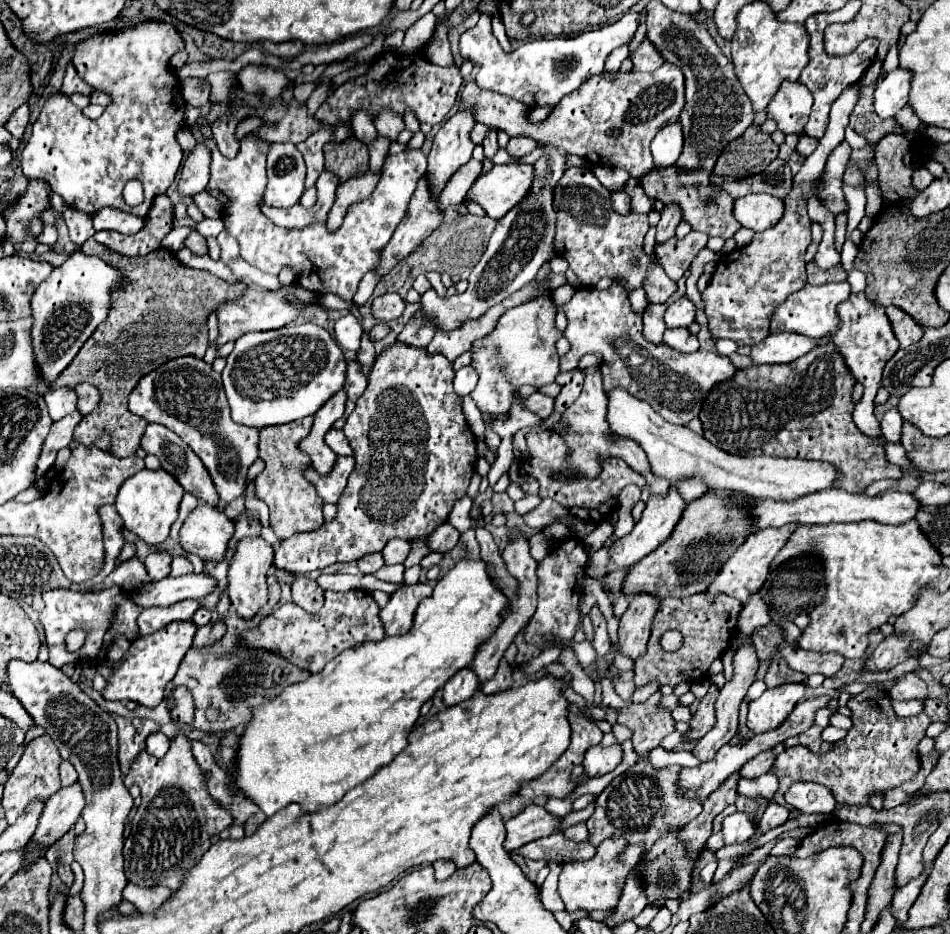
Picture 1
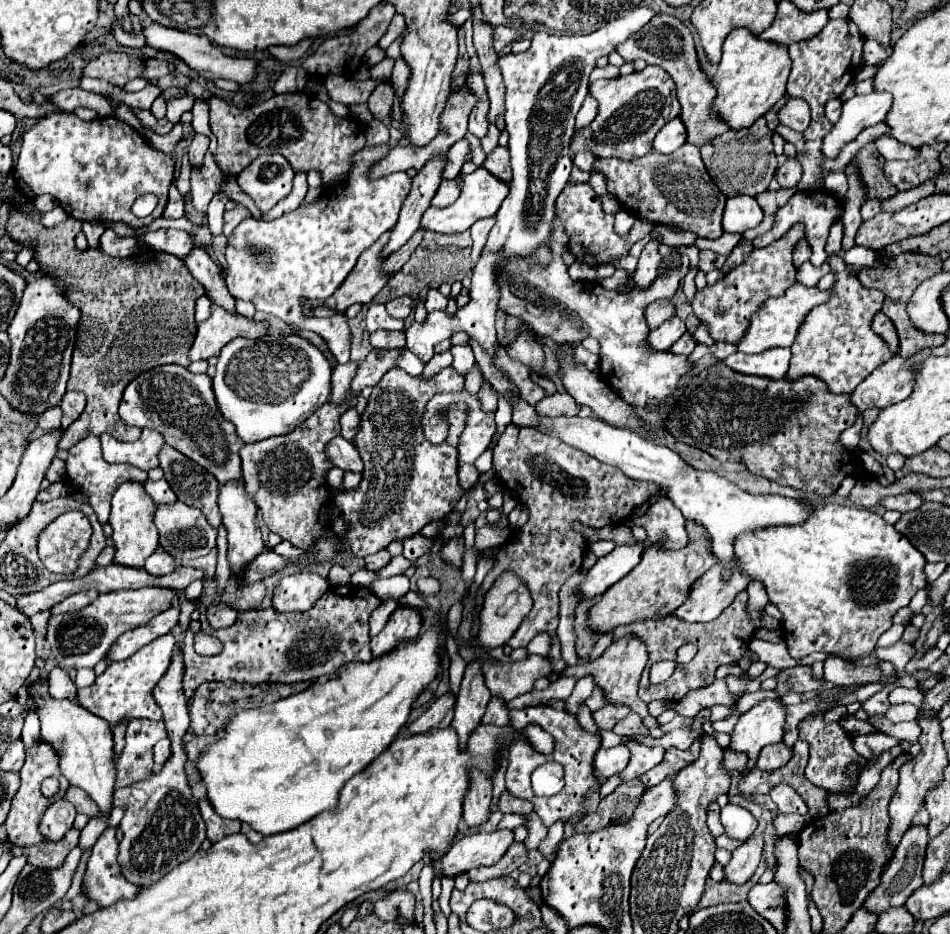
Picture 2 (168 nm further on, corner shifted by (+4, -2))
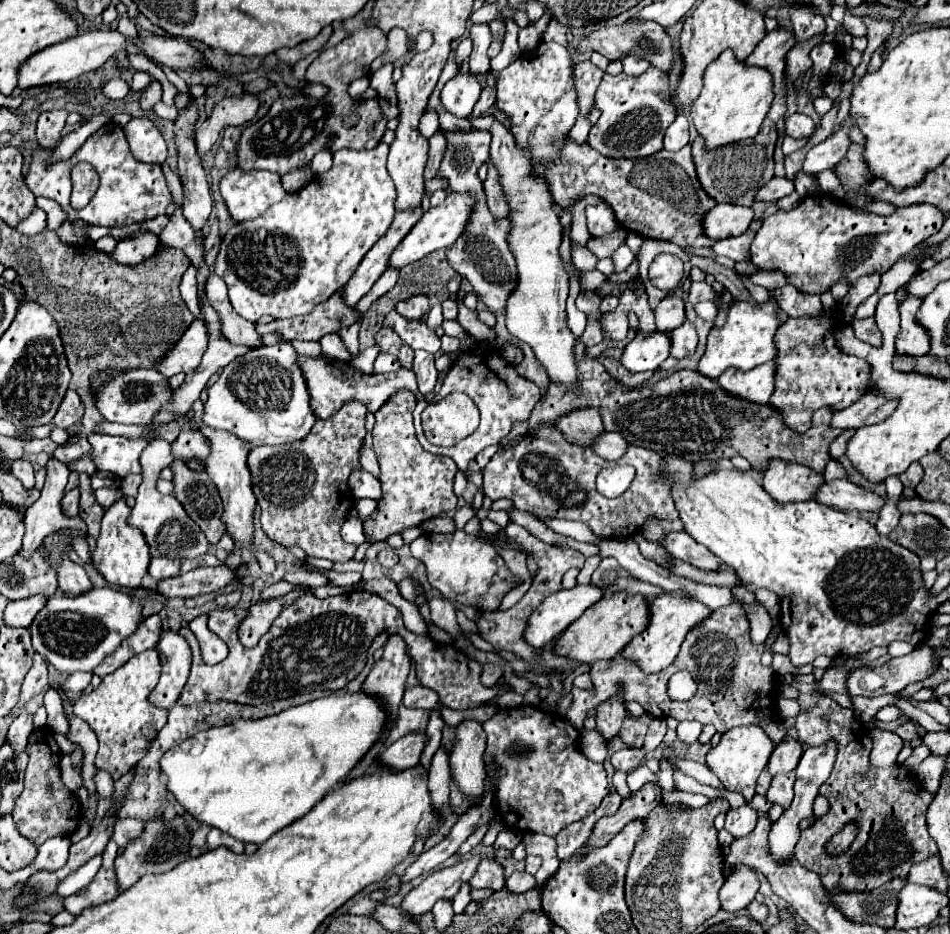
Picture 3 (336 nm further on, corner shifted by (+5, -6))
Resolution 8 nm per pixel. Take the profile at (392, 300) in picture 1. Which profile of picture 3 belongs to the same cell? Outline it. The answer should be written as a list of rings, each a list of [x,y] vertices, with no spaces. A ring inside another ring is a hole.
[[[415,295],[407,301],[397,303],[395,311],[401,313],[403,317],[407,317],[407,319],[421,319],[429,311],[429,299],[425,295]]]

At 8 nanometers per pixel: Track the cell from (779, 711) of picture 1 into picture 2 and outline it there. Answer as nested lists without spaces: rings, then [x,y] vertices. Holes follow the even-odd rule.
[[[764,699],[740,717],[732,731],[730,749],[744,751],[750,757],[744,771],[754,767],[762,747],[782,741],[786,717],[788,711],[782,699]]]

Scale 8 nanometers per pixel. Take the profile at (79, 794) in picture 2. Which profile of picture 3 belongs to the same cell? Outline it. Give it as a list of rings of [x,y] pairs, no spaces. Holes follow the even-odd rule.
[[[119,819],[119,825],[115,825],[115,833],[113,833],[113,841],[119,845],[119,847],[127,847],[133,837],[141,837],[145,829],[145,823],[137,821],[137,819]]]

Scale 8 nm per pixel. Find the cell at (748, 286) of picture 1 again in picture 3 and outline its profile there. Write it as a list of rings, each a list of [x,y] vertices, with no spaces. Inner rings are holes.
[[[693,283],[691,285],[691,293],[689,293],[689,303],[697,305],[699,301],[713,301],[715,299],[715,293],[711,291],[711,285],[709,283]]]

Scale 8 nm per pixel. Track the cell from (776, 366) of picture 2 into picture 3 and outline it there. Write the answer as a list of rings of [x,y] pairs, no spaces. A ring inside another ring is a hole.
[[[769,361],[767,365],[759,365],[759,369],[751,369],[747,373],[735,373],[735,369],[731,369],[731,373],[723,373],[717,383],[731,397],[765,405],[773,393],[775,363]]]

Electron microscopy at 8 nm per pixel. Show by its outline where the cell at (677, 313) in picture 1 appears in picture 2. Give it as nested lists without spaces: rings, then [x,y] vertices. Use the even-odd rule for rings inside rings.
[[[674,315],[674,317],[670,317],[670,321],[664,321],[658,329],[648,333],[648,343],[654,349],[664,351],[664,349],[670,349],[672,343],[676,339],[680,339],[684,333],[686,333],[686,323]]]

